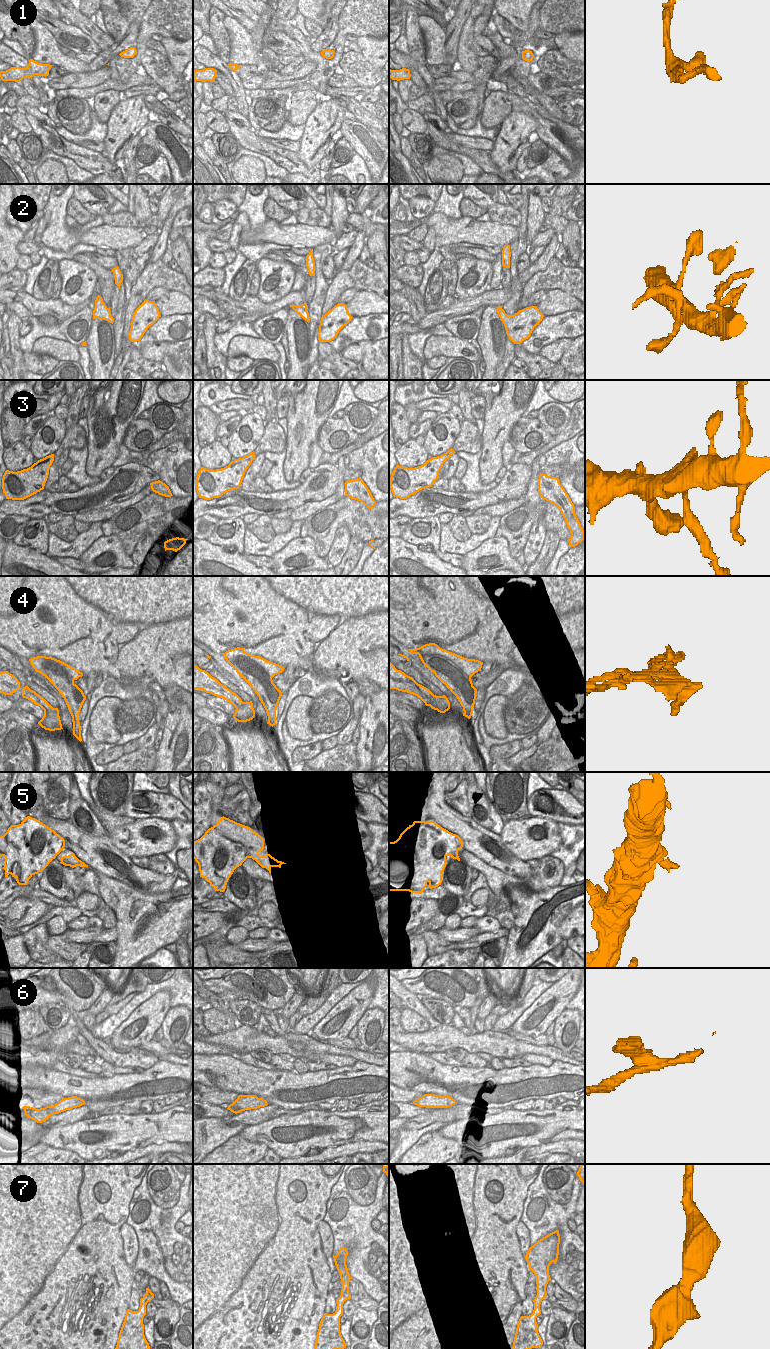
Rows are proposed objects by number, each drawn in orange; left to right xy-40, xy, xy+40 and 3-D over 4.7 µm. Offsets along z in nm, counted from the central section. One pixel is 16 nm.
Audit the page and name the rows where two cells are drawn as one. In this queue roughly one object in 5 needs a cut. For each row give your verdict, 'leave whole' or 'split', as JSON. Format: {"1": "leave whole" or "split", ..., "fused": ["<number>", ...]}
{"1": "leave whole", "2": "leave whole", "3": "leave whole", "4": "split", "5": "leave whole", "6": "leave whole", "7": "leave whole", "fused": ["4"]}

